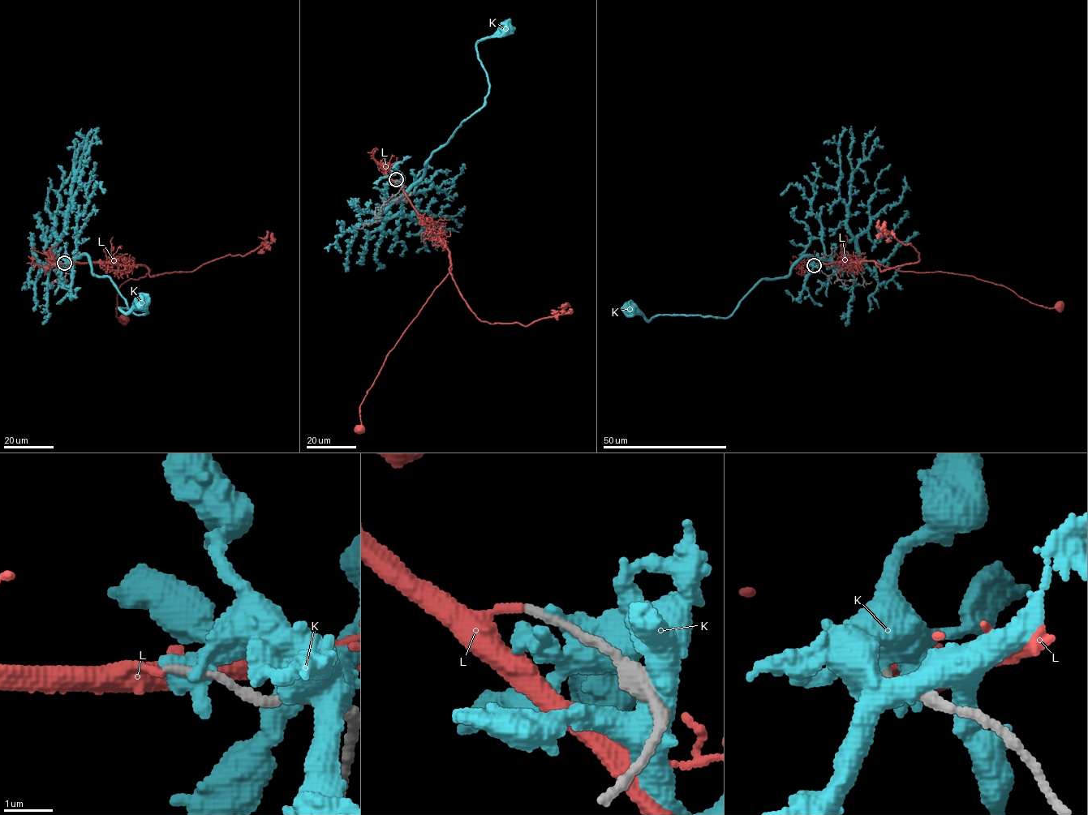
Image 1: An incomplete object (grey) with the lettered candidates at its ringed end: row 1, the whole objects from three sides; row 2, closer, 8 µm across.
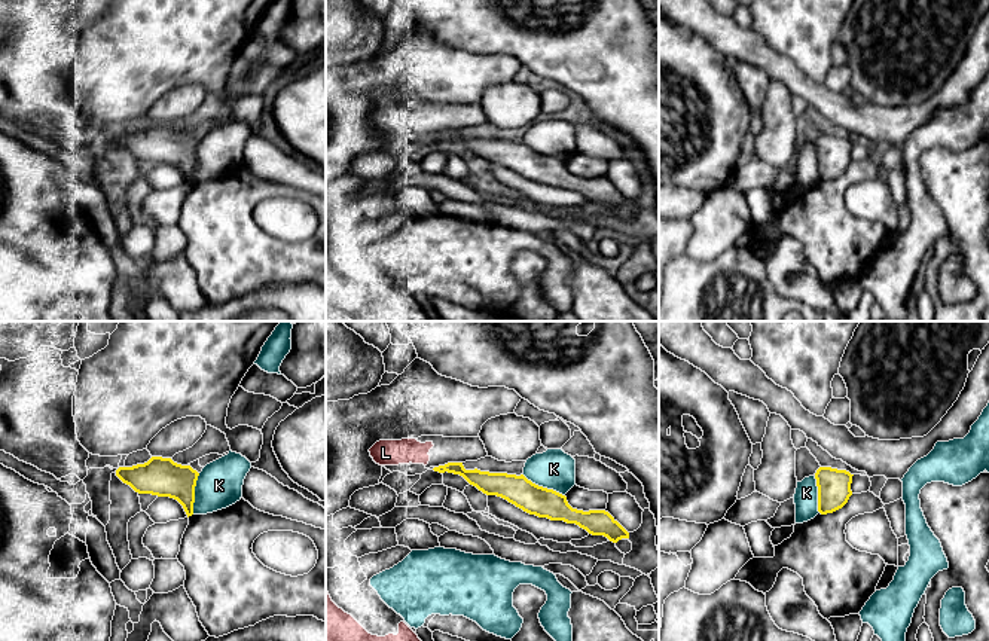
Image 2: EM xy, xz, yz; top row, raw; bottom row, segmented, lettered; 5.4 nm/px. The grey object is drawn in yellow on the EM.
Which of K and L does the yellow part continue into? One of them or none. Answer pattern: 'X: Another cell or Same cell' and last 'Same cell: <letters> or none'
K: Another cell
L: Another cell
Same cell: none

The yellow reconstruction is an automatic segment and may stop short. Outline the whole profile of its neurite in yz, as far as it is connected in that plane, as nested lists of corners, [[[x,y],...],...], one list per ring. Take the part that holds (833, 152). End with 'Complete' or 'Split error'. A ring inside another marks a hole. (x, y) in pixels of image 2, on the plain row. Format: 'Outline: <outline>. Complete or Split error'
Outline: [[[819,134],[816,137],[818,178],[821,181],[833,180],[848,170],[852,162],[852,143],[846,137],[831,134]]]. Complete

